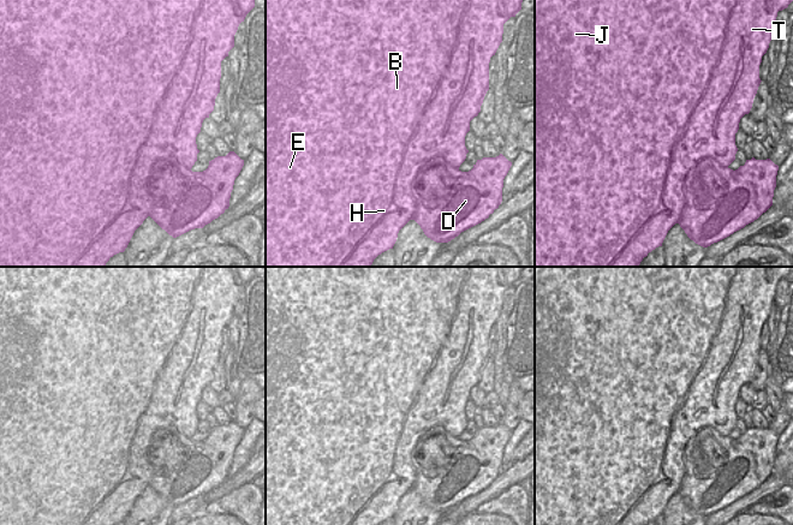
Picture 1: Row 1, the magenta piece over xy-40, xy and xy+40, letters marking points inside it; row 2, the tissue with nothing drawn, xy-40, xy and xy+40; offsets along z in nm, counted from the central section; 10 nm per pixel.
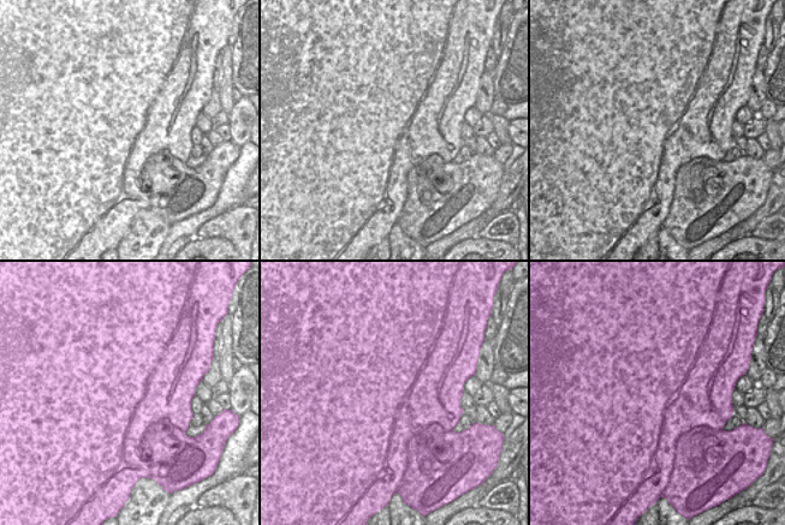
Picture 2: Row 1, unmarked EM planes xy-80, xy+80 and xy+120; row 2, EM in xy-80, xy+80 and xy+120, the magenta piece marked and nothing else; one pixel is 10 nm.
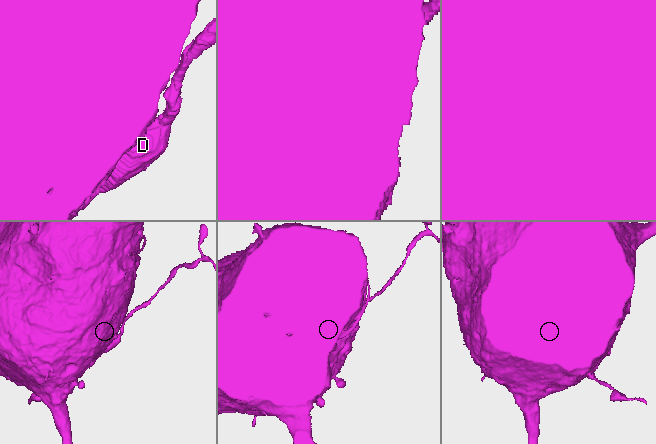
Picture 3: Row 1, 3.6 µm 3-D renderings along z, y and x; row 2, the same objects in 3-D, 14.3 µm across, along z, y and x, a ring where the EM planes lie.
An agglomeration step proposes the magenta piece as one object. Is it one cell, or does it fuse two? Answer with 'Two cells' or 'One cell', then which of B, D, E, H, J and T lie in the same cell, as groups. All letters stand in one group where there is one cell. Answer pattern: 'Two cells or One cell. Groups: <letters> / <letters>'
Two cells. Groups: B E H J T / D.

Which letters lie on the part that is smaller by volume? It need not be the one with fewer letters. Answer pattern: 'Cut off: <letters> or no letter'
Cut off: D.

